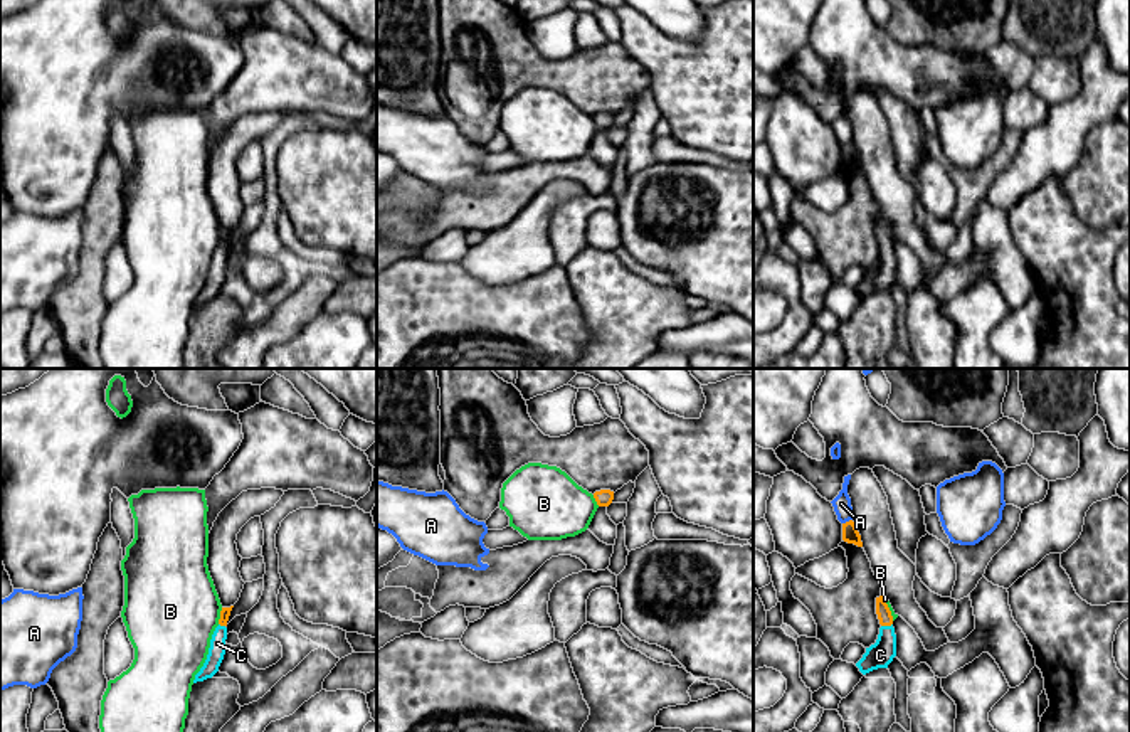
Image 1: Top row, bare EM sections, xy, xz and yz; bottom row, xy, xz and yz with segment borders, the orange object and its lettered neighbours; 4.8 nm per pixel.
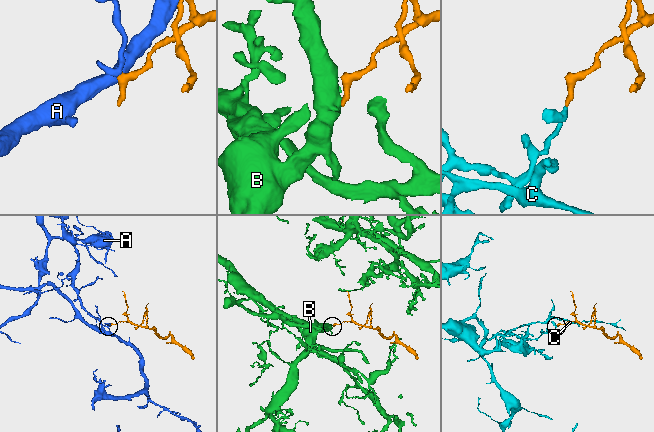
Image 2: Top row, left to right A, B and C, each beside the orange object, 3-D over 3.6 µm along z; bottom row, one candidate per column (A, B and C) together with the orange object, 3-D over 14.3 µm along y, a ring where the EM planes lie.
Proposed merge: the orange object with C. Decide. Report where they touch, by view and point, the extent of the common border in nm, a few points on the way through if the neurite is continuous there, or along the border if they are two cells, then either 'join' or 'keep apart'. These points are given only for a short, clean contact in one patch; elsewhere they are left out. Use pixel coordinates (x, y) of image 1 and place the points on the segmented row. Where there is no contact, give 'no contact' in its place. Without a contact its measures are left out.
meets orange in yz at (887, 625); contact 60 nm long; runs through yz (883, 611), (887, 625), (887, 643), (880, 655); join

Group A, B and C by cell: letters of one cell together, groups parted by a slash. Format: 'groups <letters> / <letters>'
groups A / B / C

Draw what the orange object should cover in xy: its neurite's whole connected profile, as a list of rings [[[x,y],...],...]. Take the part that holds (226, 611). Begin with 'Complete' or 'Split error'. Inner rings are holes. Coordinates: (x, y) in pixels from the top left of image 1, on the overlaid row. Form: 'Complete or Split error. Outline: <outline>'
Split error. Outline: [[[234,606],[222,607],[219,626],[215,628],[212,639],[210,639],[207,660],[205,660],[203,666],[200,668],[200,671],[195,675],[193,683],[212,678],[219,671],[219,666],[225,655],[225,639],[227,639],[225,626],[227,626],[232,607]]]

